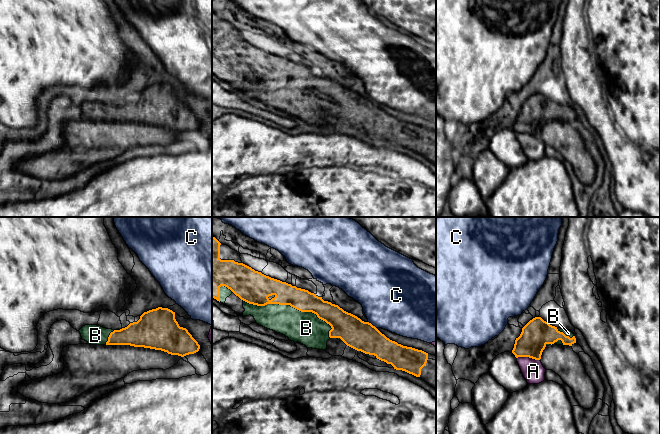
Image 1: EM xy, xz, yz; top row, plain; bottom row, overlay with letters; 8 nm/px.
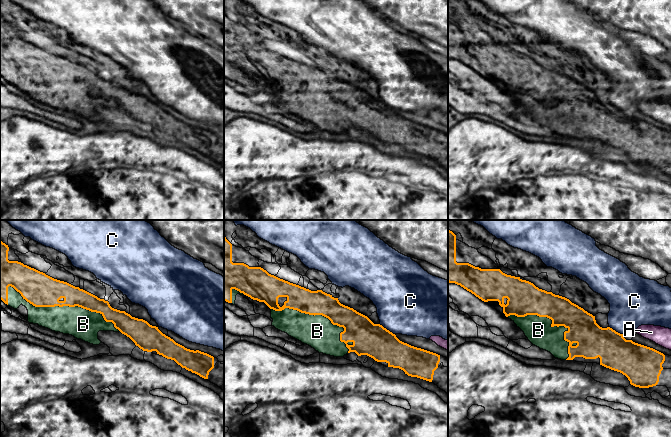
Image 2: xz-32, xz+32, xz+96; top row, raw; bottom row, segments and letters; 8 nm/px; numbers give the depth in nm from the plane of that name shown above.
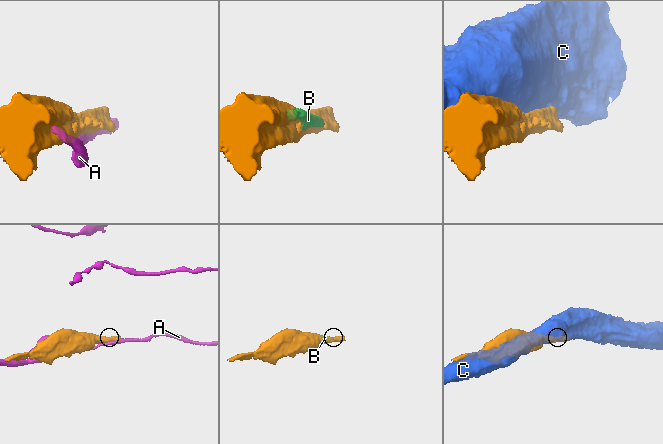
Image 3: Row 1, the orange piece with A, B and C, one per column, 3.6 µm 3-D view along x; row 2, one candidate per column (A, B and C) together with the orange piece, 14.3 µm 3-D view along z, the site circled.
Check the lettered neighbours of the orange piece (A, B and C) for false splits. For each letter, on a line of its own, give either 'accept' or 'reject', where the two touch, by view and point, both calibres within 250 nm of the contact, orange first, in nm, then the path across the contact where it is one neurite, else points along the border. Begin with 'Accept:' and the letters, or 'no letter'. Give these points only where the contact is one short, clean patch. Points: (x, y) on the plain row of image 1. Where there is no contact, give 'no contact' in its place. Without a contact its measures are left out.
Accept: B
A: reject | yz (528, 132) | 220/180 nm
B: accept | xz (293, 83) | 180/260 nm
C: reject | xz (371, 100) | 240/480 nm

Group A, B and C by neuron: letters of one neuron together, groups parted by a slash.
A / B / C

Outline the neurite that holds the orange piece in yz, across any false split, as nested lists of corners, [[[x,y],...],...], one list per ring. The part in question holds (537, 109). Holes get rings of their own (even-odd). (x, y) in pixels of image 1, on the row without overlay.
[[[535,93],[522,104],[520,112],[515,116],[512,129],[516,134],[529,133],[540,136],[546,122],[552,120],[572,122],[574,119],[576,114],[571,107],[557,104],[541,93]]]

